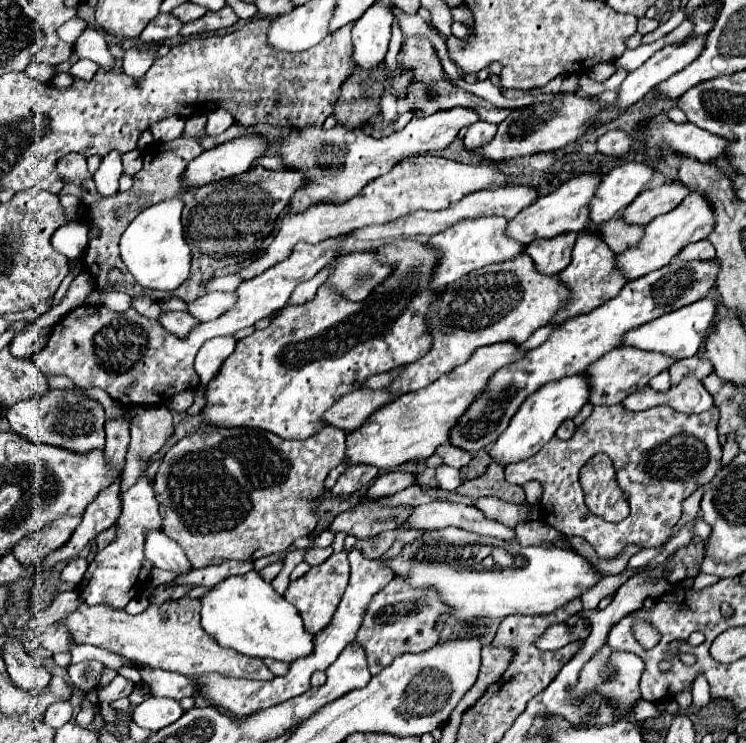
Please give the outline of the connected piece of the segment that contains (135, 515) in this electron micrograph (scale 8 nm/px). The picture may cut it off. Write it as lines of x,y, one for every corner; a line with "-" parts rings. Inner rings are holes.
143,472
137,484
123,494
123,514
117,522
119,522
117,538
107,548
95,554
79,586
81,598
89,606
107,604
115,610
123,610
129,600
139,597
140,593
147,588
148,576
153,565
143,556
143,542
149,530
161,528
161,516
159,516
159,504
153,494
153,482
149,482
-
85,586
87,586
87,594
85,594

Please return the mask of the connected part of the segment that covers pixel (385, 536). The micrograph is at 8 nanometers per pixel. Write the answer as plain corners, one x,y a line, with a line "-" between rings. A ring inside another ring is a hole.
387,530
387,532
381,532
379,536
373,536
373,538
367,538
367,540
359,540
355,546
361,548
363,552
367,552
369,558
379,558
383,552
387,552
387,548
389,548
395,540
411,542
411,540
417,540
419,536
423,536
423,532
419,532
419,530
407,530
407,532

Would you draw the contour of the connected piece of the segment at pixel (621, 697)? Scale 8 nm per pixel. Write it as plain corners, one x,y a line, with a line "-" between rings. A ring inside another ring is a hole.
609,646
601,648
601,652
597,652
589,664
583,666
581,676
579,676
579,684
573,688
573,696
579,698
583,692
591,692
593,688
599,690
609,702
613,702
617,706
617,712
623,714
627,712
635,700
641,698
639,694
639,678
643,672
643,660
631,652
611,652

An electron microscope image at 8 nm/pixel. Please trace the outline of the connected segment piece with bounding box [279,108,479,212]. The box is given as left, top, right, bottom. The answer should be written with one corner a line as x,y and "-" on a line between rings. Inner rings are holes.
451,108
447,112
435,112
431,116
415,116
403,130
393,132
385,138
373,138
363,130
345,130
343,126
335,126
331,130
321,128
305,128
297,130
289,138
281,140
281,156
287,166
295,170
303,170
309,178
309,184
303,186
291,198
291,212
305,212
311,204
319,202
343,202
351,196
359,194
359,190
371,180
387,174
399,160
415,154
427,154
435,150
447,148
461,128
477,122
479,116
471,108
-
345,194
345,196
327,196

